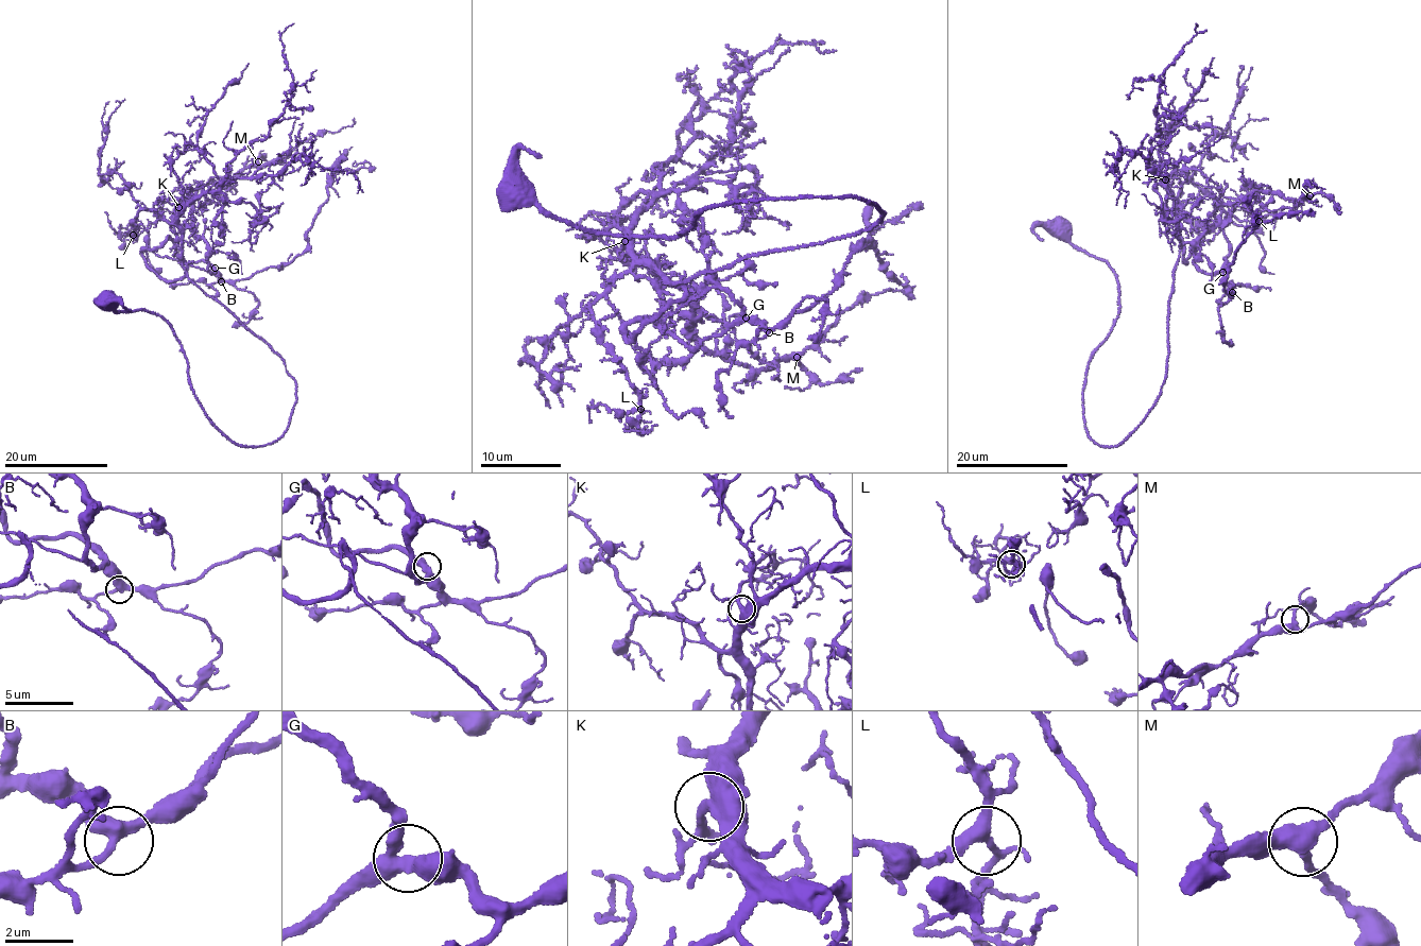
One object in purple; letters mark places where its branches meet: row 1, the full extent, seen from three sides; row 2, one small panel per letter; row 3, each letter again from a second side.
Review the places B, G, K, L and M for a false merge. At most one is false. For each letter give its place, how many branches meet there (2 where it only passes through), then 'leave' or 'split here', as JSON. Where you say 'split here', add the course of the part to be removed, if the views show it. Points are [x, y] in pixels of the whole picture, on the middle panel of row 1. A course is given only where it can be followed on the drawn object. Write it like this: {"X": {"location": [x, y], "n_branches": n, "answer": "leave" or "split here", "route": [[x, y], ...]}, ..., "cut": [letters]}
{"B": {"location": [769, 332], "n_branches": 3, "answer": "leave"}, "G": {"location": [746, 317], "n_branches": 3, "answer": "leave"}, "K": {"location": [625, 241], "n_branches": 2, "answer": "leave"}, "L": {"location": [640, 409], "n_branches": 3, "answer": "leave"}, "M": {"location": [797, 357], "n_branches": 3, "answer": "leave"}, "cut": []}

